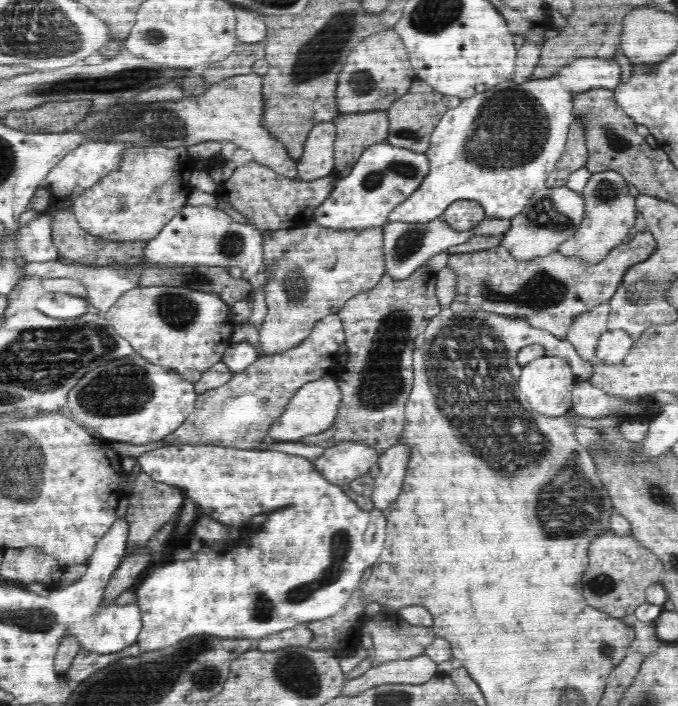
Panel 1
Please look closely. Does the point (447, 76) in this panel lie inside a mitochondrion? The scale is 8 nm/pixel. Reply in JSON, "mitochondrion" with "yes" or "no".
{"mitochondrion":"no"}

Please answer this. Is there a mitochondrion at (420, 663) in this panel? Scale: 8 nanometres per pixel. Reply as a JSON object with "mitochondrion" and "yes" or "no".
{"mitochondrion":"no"}

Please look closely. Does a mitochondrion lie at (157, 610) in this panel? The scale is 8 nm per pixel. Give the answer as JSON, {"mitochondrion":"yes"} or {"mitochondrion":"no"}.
{"mitochondrion":"no"}

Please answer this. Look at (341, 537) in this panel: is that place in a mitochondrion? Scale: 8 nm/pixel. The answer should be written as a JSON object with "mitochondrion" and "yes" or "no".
{"mitochondrion":"yes"}

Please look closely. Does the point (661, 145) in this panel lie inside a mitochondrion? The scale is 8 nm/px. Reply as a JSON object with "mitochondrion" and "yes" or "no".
{"mitochondrion":"no"}

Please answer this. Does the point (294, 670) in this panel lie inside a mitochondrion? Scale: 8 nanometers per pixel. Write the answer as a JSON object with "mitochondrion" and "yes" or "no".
{"mitochondrion":"yes"}

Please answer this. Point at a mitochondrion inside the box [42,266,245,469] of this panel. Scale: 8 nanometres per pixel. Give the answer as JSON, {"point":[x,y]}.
{"point":[121,389]}

